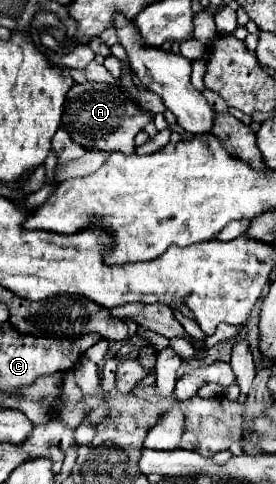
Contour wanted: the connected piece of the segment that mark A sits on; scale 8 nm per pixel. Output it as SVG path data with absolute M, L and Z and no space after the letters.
M74 83L68 91L66 103L64 103L64 115L62 125L68 129L72 139L82 147L94 147L104 151L122 151L132 153L136 149L134 137L140 133L152 117L148 113L142 113L138 105L116 85L112 83Z

